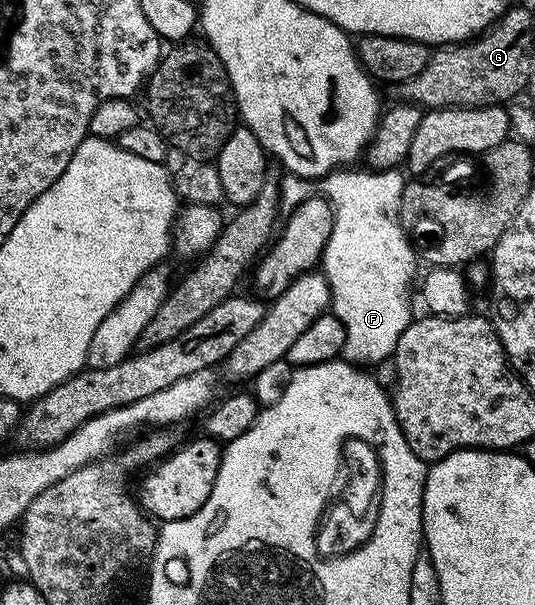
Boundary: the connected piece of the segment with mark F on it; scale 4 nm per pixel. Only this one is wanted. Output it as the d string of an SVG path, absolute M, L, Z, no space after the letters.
M397 168L368 172L369 174L352 170L348 171L350 174L338 186L329 190L329 198L337 209L337 215L333 218L333 231L330 234L328 231L324 239L320 265L329 281L331 312L345 326L344 361L361 368L373 368L384 358L394 357L399 336L403 336L409 327L409 281L413 278L417 258L413 255L413 246L405 239L400 224L389 215L389 210L396 208L401 193L406 193L406 175L401 175L402 171Z

